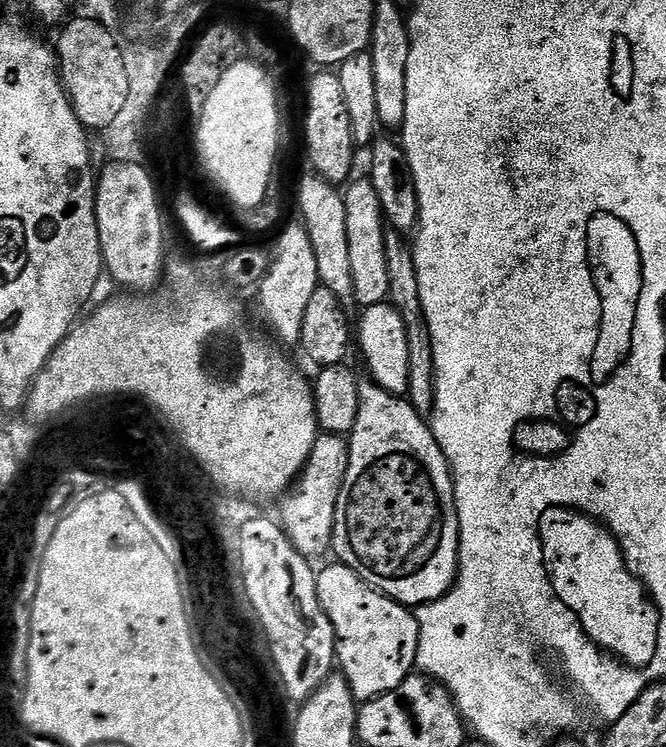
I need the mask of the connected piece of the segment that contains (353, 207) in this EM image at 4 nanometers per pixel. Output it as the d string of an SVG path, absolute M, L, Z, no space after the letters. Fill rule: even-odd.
M353 179L347 185L343 193L346 206L346 234L350 238L350 270L354 273L354 300L355 303L360 303L361 309L366 309L375 304L385 303L390 290L390 270L386 270L386 242L384 241L386 221L371 179L355 180Z

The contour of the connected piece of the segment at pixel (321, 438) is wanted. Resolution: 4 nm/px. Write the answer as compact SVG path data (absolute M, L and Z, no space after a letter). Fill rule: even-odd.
M317 435L314 450L304 464L304 469L279 501L281 504L278 523L288 540L304 557L315 558L314 556L320 556L331 549L334 510L338 506L338 494L342 490L349 462L348 440L345 437Z

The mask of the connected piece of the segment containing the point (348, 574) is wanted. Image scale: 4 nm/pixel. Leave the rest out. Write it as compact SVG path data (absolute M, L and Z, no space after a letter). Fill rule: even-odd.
M332 562L332 565L330 565L329 568L320 568L316 573L316 580L318 602L321 603L322 610L324 610L329 616L330 622L333 623L333 630L336 635L335 659L338 661L339 671L346 678L346 682L350 686L350 690L354 694L354 698L358 702L373 700L382 694L386 694L390 690L394 690L398 686L402 686L402 682L407 678L407 676L413 675L414 669L416 668L416 655L418 654L418 622L416 621L415 615L413 615L405 605L392 599L391 596L386 596L383 592L379 592L377 588L369 586L363 578L359 576L359 574L354 570L350 570L346 564Z

